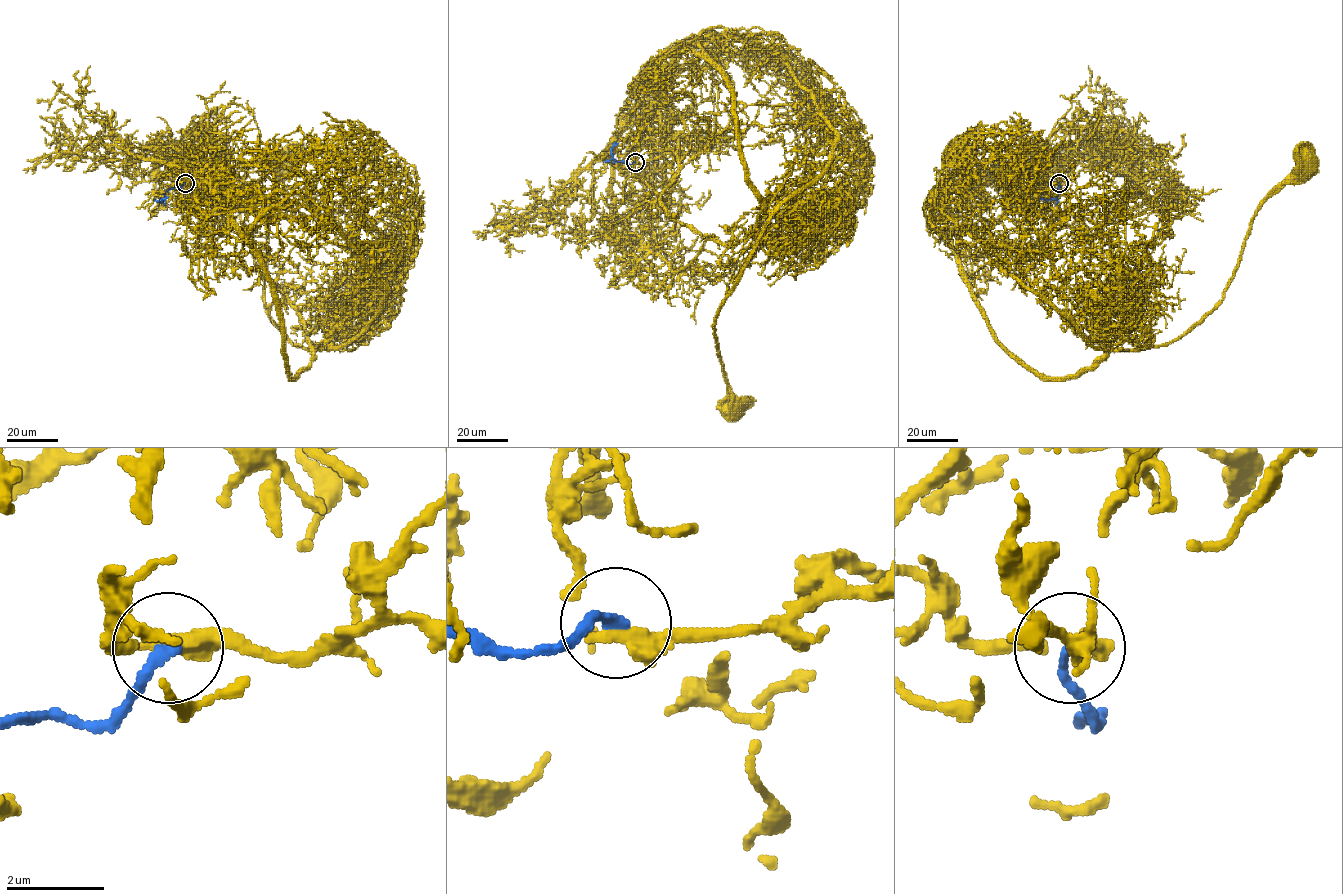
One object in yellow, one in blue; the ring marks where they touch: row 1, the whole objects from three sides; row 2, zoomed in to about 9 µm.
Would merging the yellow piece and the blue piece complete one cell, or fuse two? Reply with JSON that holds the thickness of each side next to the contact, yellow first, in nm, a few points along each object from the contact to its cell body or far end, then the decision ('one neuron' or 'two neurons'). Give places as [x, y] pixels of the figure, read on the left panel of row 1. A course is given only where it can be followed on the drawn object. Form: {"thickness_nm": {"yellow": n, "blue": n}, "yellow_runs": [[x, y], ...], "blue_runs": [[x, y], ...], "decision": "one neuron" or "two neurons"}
{"thickness_nm": {"yellow": 300, "blue": 200}, "yellow_runs": [[185, 182], [220, 197], [227, 225], [211, 248], [275, 285], [307, 349], [265, 301], [269, 208], [287, 163]], "blue_runs": [[185, 183], [168, 189], [161, 200], [165, 201]], "decision": "one neuron"}

